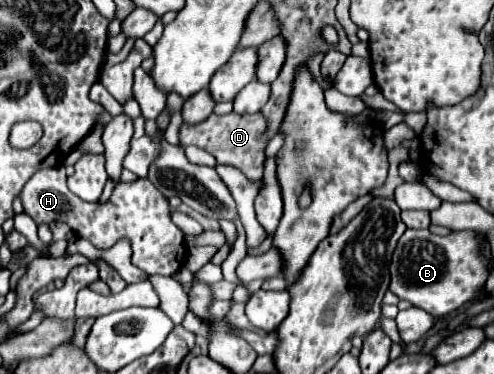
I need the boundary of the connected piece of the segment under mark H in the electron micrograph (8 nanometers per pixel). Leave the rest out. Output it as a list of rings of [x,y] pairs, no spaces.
[[[64,166],[38,170],[20,192],[24,214],[34,222],[66,222],[78,238],[92,242],[96,248],[112,248],[118,240],[128,238],[132,246],[132,264],[146,274],[176,274],[186,258],[186,244],[182,230],[170,218],[168,198],[154,188],[150,180],[136,180],[132,184],[120,182],[106,204],[88,204],[72,194],[66,186]]]

